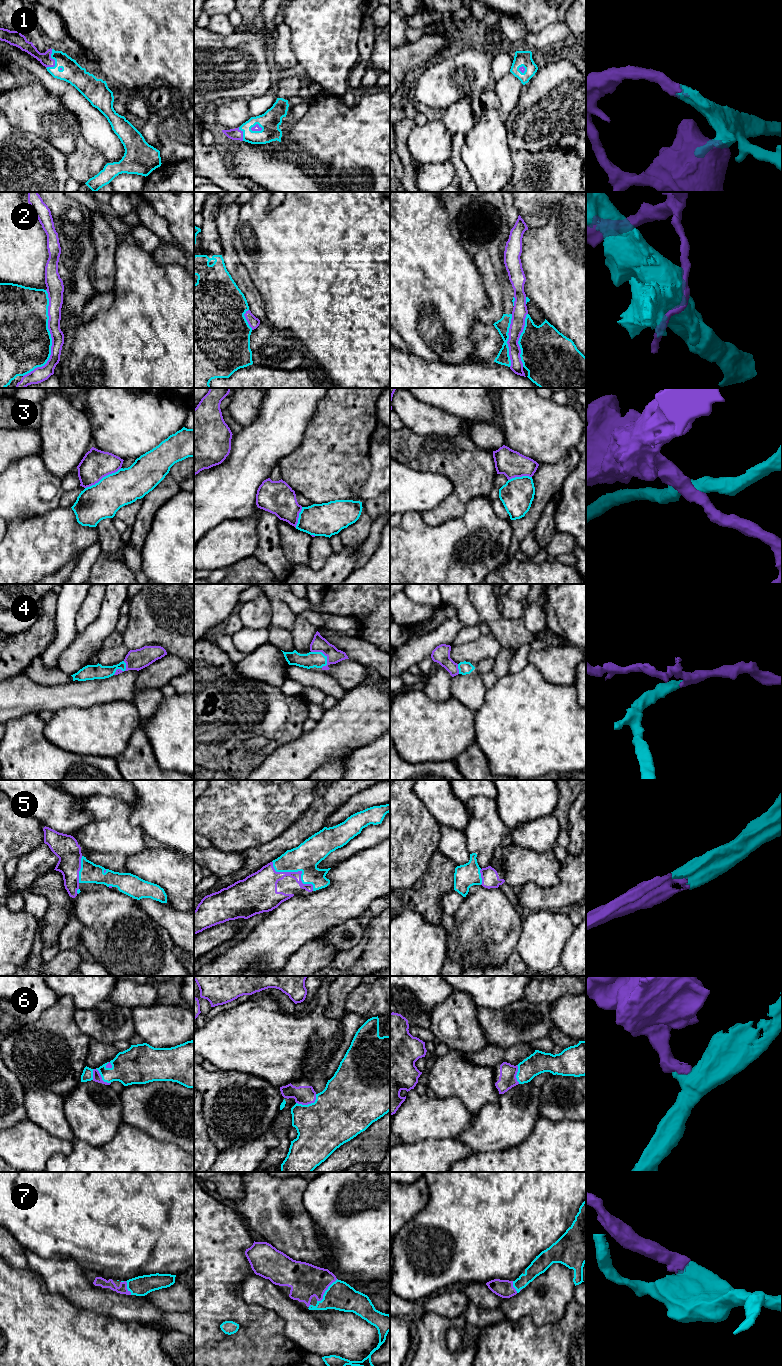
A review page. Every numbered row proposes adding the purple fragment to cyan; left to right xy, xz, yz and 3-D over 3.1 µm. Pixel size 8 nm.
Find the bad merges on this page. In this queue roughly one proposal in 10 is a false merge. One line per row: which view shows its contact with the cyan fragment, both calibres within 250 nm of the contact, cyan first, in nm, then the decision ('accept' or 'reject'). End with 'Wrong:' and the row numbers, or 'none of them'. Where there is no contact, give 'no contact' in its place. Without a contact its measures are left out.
1: xy | 170/100 nm | accept
2: xy | 420/110 nm | accept
3: xy | 280/240 nm | reject
4: xz | 130/130 nm | accept
5: xz | 220/190 nm | accept
6: xz | 440/150 nm | accept
7: xz | 220/280 nm | accept
Wrong: 3

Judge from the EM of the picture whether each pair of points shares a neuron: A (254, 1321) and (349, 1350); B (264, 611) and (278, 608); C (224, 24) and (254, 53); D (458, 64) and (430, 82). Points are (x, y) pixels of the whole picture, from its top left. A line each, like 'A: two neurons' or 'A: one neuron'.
A: two neurons
B: two neurons
C: two neurons
D: one neuron

